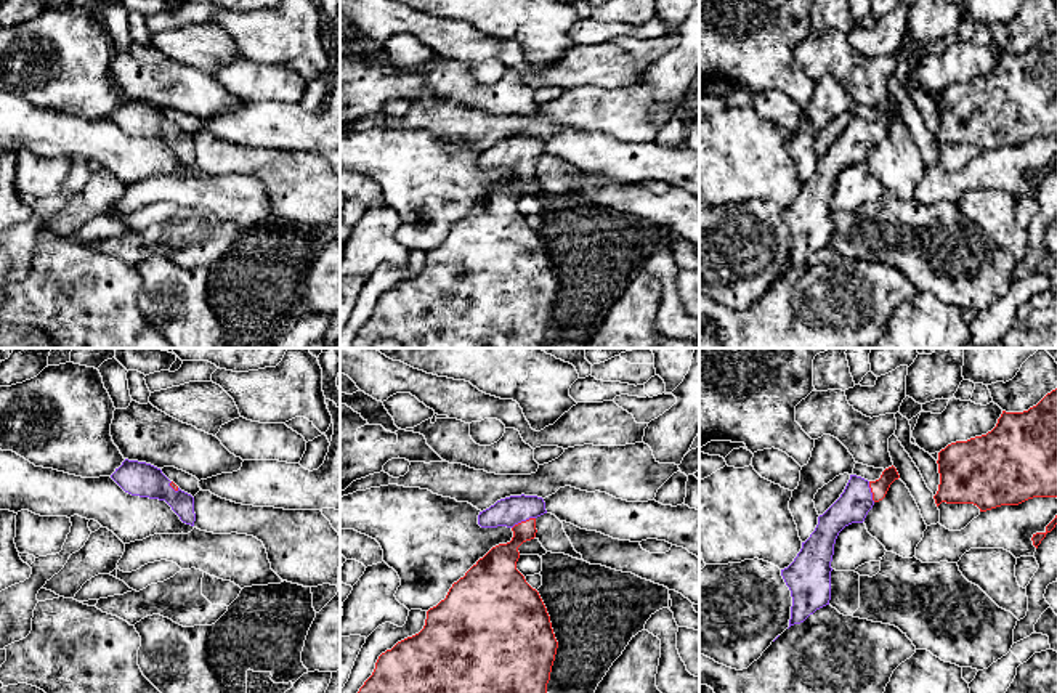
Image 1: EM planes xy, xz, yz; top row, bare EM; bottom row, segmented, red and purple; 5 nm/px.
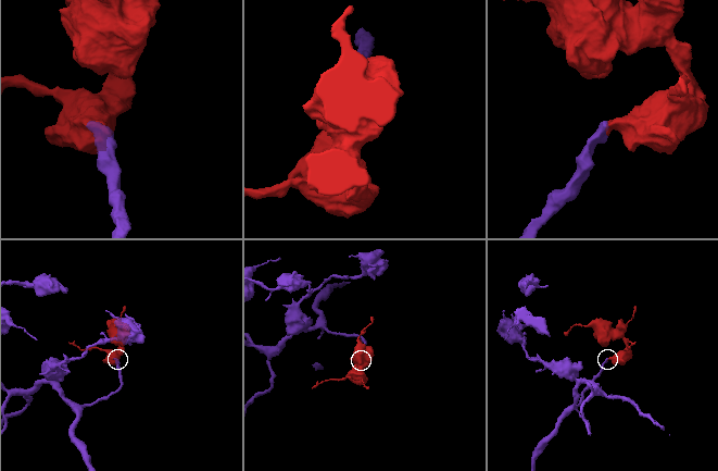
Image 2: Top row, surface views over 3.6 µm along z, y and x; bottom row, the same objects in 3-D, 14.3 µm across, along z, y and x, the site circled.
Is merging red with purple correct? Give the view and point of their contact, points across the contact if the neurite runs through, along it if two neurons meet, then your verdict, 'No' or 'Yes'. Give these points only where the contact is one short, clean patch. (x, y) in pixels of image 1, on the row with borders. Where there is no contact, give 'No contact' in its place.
Touches red at xz (523, 522). Path across: xz (499, 565), (523, 531), (523, 522), (514, 512), (507, 512). Yes

